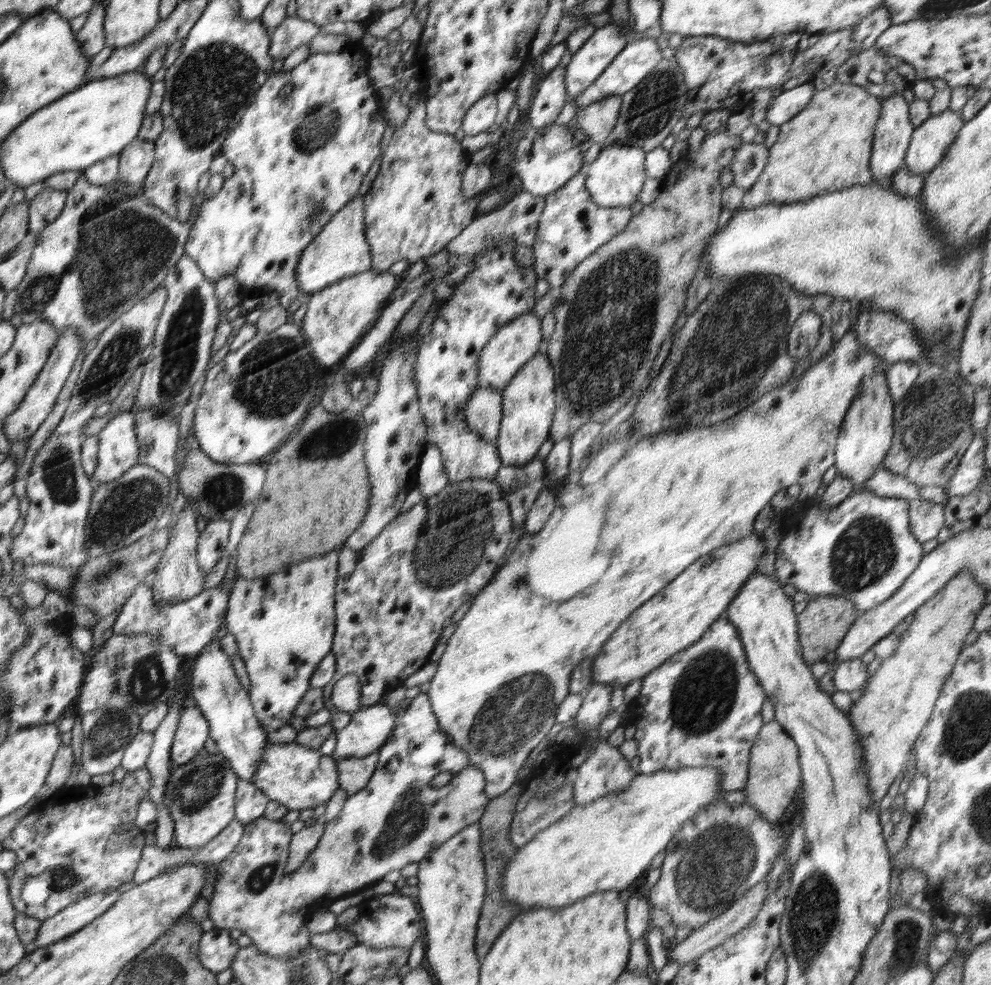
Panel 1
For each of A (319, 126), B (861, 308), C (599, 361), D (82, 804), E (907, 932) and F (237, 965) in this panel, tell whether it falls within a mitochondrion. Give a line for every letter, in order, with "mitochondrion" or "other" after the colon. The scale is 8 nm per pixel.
A: mitochondrion
B: other
C: mitochondrion
D: other
E: mitochondrion
F: other

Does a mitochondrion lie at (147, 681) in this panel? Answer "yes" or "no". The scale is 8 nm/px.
yes

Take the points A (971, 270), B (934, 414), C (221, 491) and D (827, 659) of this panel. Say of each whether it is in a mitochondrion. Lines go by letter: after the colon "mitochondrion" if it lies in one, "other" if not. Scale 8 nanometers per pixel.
A: other
B: mitochondrion
C: mitochondrion
D: other

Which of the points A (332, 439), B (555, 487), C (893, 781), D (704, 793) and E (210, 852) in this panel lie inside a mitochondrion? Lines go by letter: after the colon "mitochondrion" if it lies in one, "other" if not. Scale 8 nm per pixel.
A: mitochondrion
B: other
C: other
D: other
E: other

